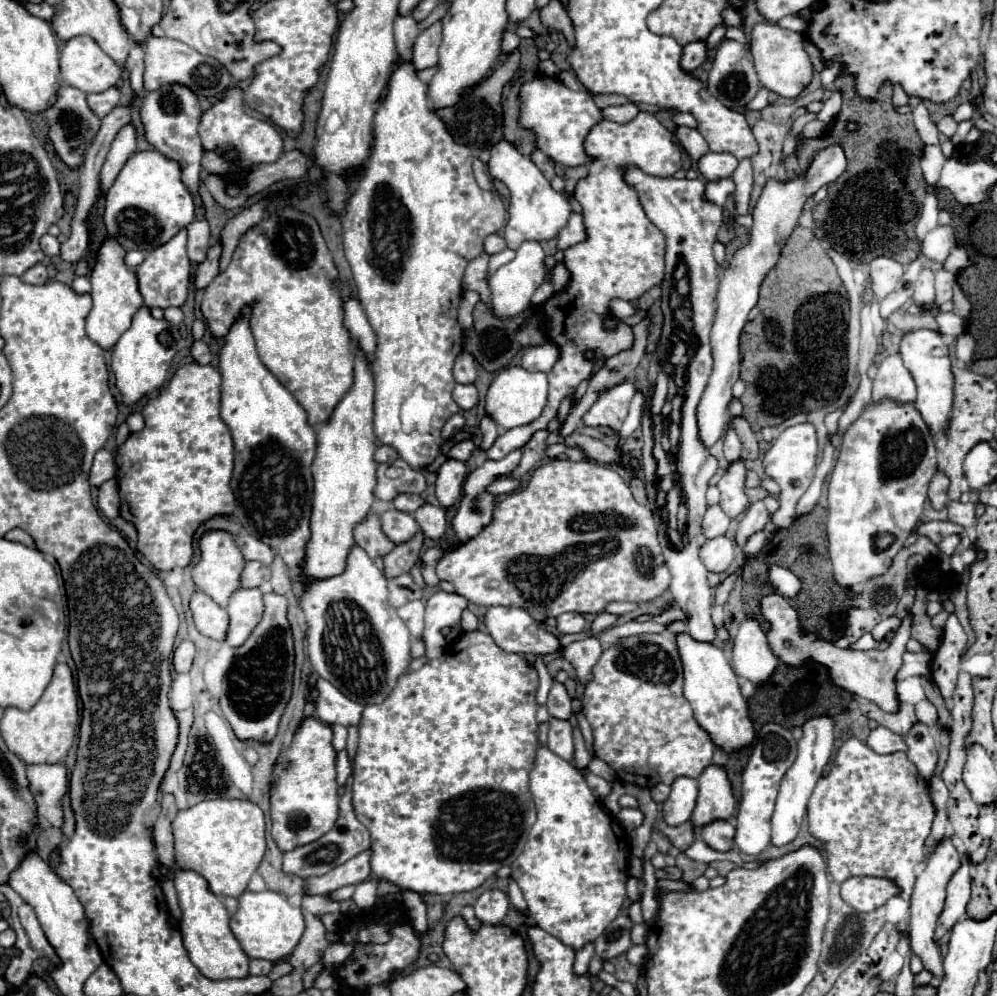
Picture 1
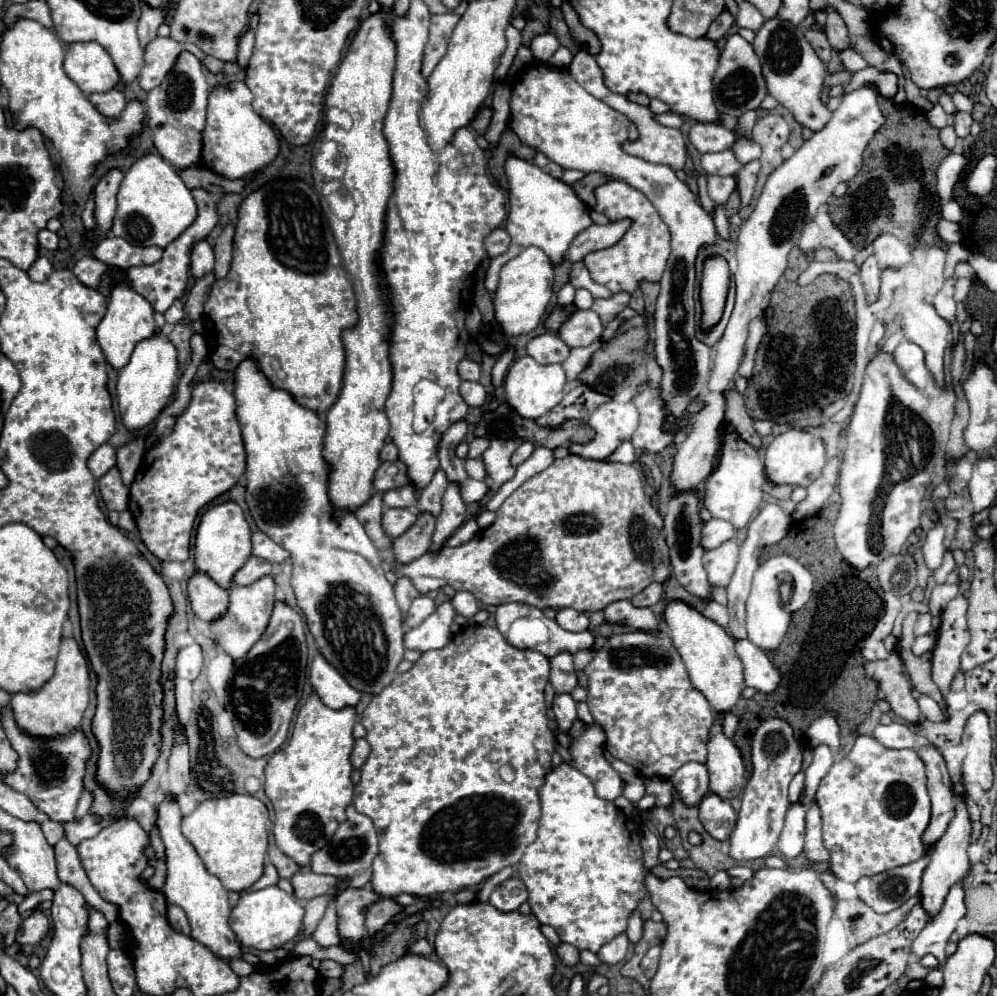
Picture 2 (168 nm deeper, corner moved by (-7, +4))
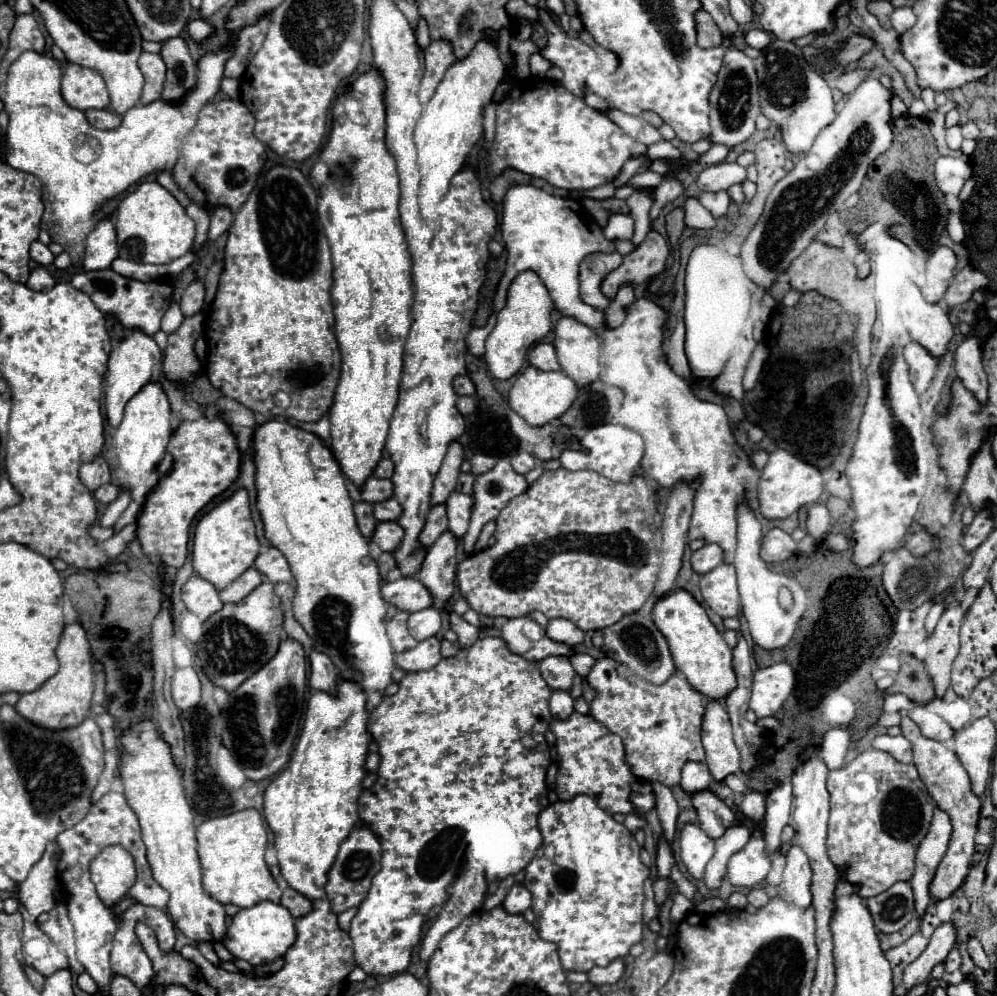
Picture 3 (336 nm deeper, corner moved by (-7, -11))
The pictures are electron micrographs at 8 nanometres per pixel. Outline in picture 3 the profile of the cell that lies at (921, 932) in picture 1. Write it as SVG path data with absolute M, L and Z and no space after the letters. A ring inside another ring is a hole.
M909 718L901 720L901 730L903 736L911 742L913 746L913 764L919 772L919 778L923 780L923 784L927 786L927 792L931 792L931 798L935 800L937 808L947 812L951 826L953 826L953 834L951 834L951 842L949 842L949 850L945 854L945 858L941 860L937 874L931 882L931 896L937 900L943 900L947 896L951 896L965 880L967 870L971 866L971 858L975 854L975 832L977 832L977 824L979 824L979 812L981 812L981 800L975 796L975 792L971 790L971 780L967 770L963 768L963 764L959 762L959 758L955 756L953 750L949 750L945 744L929 740L925 736L921 736L917 724Z

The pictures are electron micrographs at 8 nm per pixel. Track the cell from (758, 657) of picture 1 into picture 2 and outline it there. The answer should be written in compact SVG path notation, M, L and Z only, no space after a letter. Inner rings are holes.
M777 555L777 557L767 559L765 563L761 563L759 569L755 571L753 589L751 589L751 595L747 599L747 639L751 643L759 645L765 653L773 655L787 633L787 627L791 623L791 615L809 601L811 593L813 593L813 575L793 557ZM781 573L787 573L793 579L793 595L791 595L791 601L787 603L787 607L783 607L783 603L779 599L779 585L781 585L779 575Z

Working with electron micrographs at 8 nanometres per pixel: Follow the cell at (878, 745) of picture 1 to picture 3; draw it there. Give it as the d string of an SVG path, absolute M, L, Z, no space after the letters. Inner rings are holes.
M881 734L873 740L873 748L875 750L883 750L889 752L895 760L909 764L911 762L911 744L905 736L889 736L889 734Z

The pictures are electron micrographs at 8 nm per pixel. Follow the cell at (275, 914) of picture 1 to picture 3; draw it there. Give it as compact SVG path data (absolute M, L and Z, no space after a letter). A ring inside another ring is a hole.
M263 900L251 908L239 910L231 920L227 934L223 936L225 948L235 958L243 958L253 966L269 964L275 958L281 958L293 942L295 942L295 920L293 920L293 916L281 904L273 904L267 900Z

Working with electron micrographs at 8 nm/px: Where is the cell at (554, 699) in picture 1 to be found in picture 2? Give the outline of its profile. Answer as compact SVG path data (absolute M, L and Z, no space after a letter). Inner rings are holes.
M559 653L559 655L551 657L551 685L555 689L555 695L571 693L577 687L571 653Z

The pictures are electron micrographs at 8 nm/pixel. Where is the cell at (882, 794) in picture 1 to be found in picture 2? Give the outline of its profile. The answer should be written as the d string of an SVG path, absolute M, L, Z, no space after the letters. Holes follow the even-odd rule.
M859 735L845 759L835 763L817 789L817 805L823 817L823 845L831 853L835 877L855 883L865 875L907 865L923 855L923 833L931 819L931 803L925 787L925 767L913 749L887 749L869 735Z

